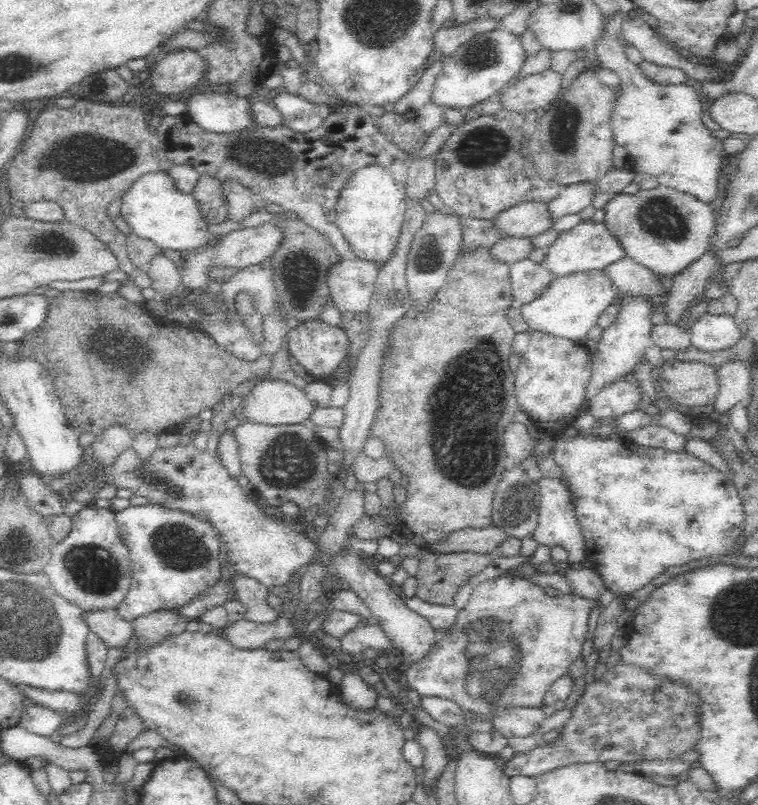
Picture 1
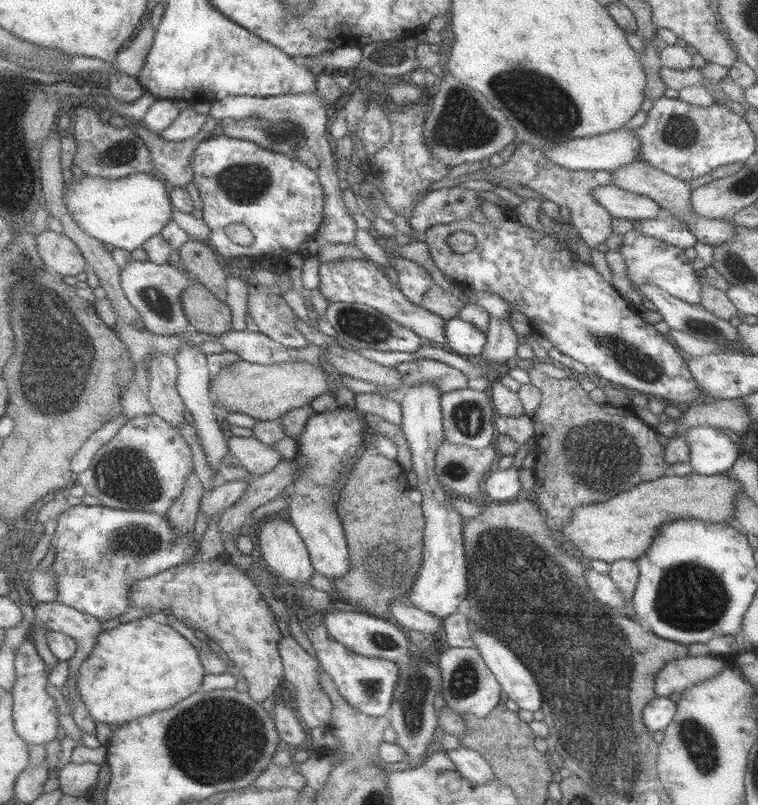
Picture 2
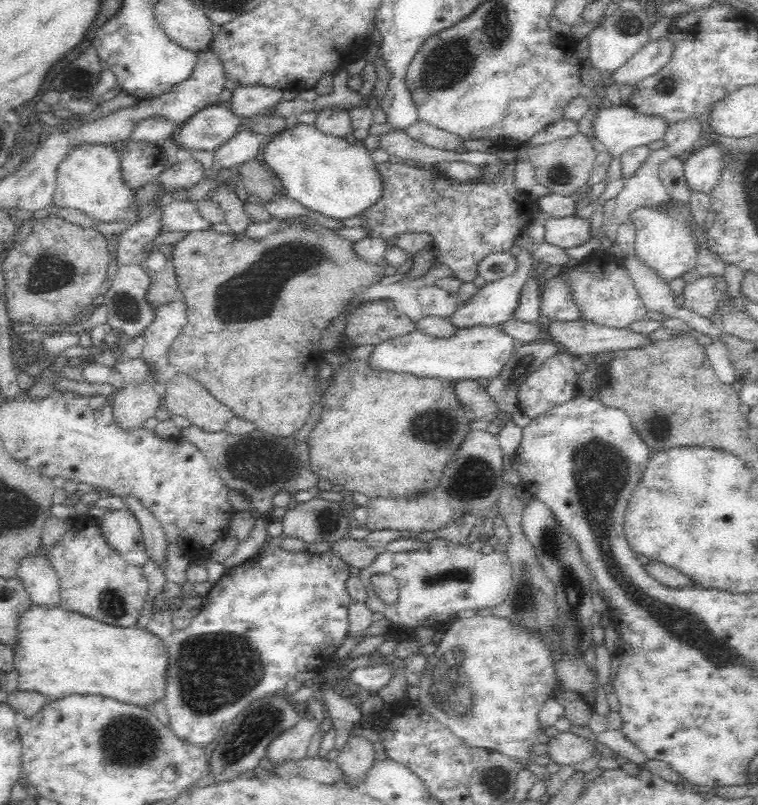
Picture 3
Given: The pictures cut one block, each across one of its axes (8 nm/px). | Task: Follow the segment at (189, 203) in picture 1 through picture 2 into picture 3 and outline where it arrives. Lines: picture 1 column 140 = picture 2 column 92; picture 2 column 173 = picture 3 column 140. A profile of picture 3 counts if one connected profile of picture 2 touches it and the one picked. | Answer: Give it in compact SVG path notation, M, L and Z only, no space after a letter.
M84 146L60 166L57 188L52 199L53 207L75 209L94 221L130 227L141 220L143 214L137 194L139 189L129 185L123 172L120 153L114 146Z

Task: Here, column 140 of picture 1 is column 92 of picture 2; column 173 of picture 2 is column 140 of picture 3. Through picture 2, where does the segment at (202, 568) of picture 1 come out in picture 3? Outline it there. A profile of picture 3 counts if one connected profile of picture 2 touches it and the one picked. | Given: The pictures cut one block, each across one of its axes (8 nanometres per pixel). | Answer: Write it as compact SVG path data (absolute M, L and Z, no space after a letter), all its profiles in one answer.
M107 510L99 521L106 542L118 551L129 565L142 568L148 564L142 527L132 510Z

